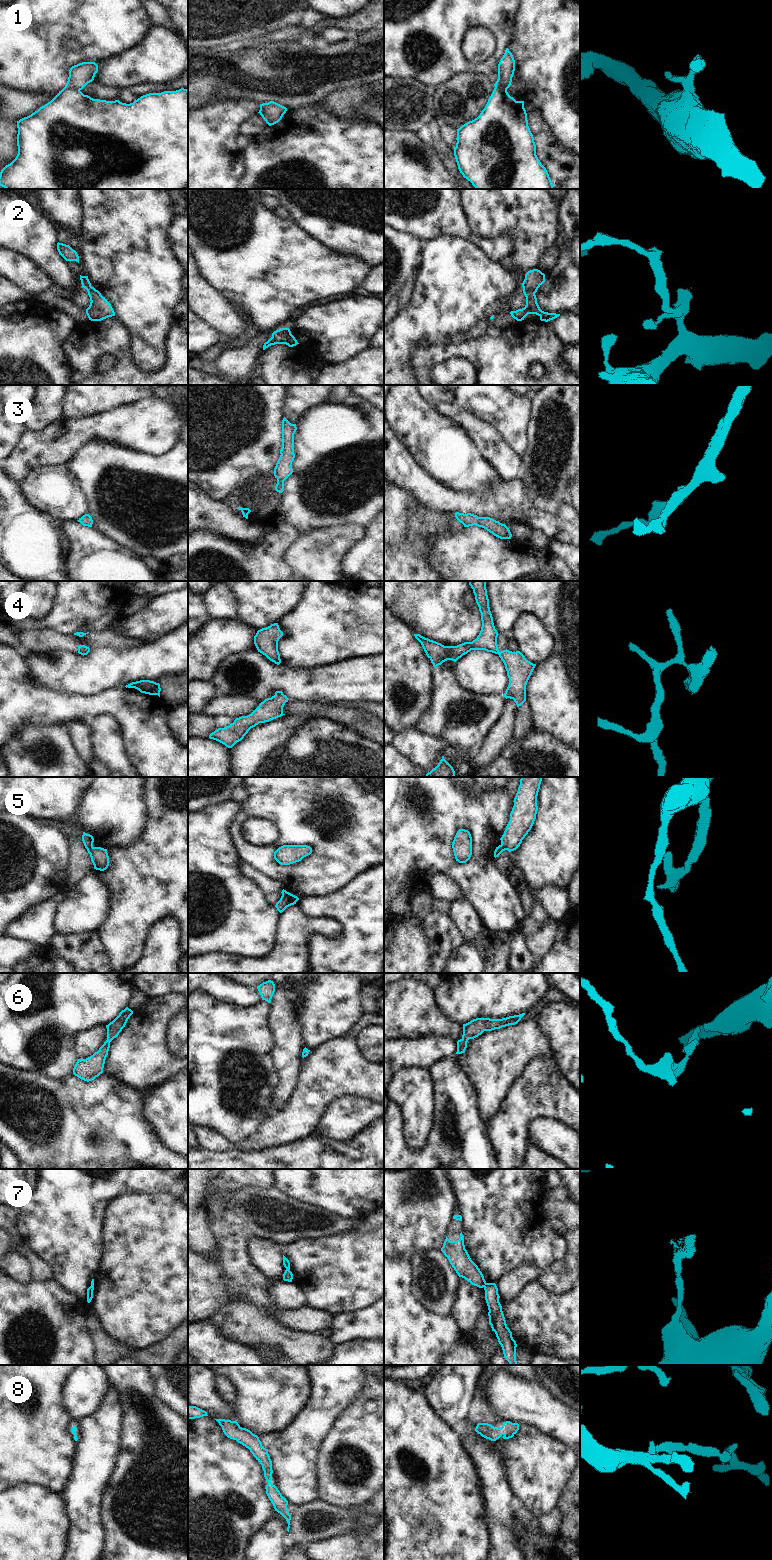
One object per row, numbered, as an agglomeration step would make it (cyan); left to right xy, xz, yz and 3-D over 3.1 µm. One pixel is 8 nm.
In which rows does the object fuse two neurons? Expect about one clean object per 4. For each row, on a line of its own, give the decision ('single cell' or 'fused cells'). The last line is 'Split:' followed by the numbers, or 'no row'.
1: fused cells
2: fused cells
3: single cell
4: single cell
5: fused cells
6: single cell
7: fused cells
8: single cell
Split: 1, 2, 5, 7

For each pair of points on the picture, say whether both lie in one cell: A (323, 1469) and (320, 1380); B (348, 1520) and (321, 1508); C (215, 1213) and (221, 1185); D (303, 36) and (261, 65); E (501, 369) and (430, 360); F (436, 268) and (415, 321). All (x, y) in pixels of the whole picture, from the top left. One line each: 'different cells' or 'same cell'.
A: different cells
B: same cell
C: same cell
D: different cells
E: same cell
F: same cell

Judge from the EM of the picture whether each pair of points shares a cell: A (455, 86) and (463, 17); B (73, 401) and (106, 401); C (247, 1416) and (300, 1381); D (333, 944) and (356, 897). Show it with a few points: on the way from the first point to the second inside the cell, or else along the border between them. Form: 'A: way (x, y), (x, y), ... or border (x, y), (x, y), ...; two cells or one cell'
A: border (480, 75), (474, 72), (459, 72), (436, 88); two cells
B: way (81, 401), (98, 401); one cell
C: way (260, 1405), (277, 1388), (287, 1386); one cell
D: way (345, 935), (356, 924), (356, 909); one cell

